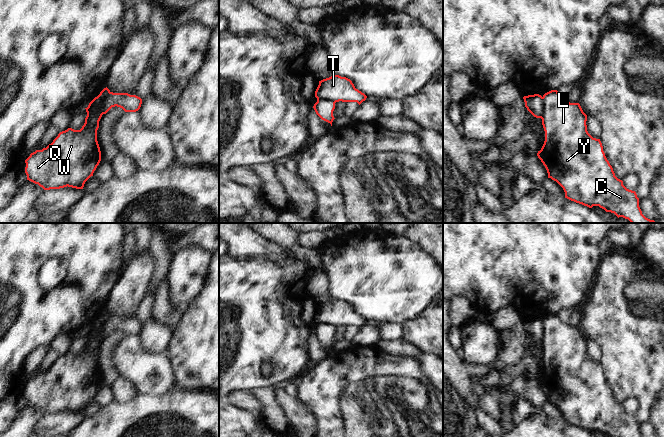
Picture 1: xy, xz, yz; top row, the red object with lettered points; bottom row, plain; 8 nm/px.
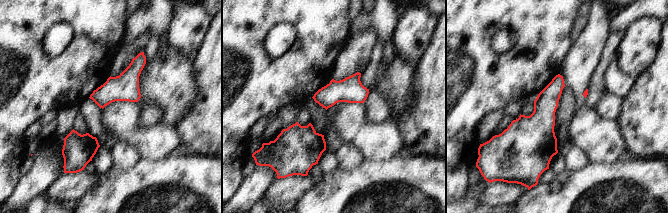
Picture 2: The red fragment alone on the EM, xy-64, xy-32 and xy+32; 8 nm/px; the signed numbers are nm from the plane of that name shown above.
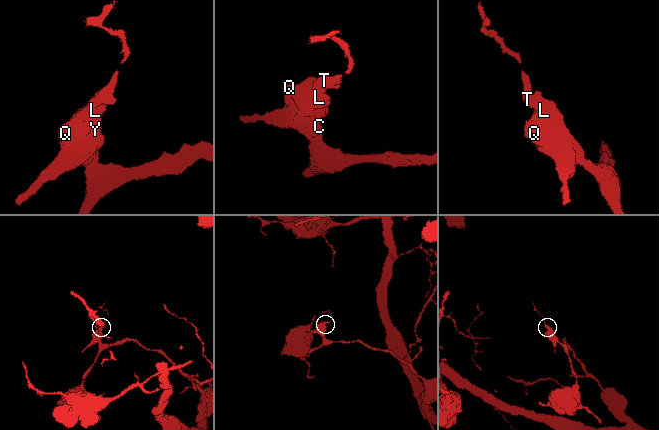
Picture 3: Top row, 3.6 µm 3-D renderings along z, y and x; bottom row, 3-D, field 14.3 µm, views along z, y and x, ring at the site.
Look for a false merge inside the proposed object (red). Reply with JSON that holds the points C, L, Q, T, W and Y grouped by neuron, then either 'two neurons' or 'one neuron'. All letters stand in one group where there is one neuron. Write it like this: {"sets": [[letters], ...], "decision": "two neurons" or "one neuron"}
{"sets": [["C", "L", "Q", "W", "Y"], ["T"]], "decision": "two neurons"}

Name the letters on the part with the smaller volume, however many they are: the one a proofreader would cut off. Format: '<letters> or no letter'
T

